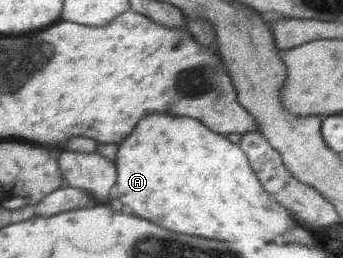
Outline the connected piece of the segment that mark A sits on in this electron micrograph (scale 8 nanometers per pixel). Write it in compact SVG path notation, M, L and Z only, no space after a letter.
M152 113L144 116L135 129L119 143L115 159L117 179L111 190L110 199L118 199L130 212L158 226L196 234L204 238L244 238L246 234L256 236L266 242L283 242L283 233L296 225L289 211L276 202L256 178L249 158L227 135L212 132L203 122L192 117Z

